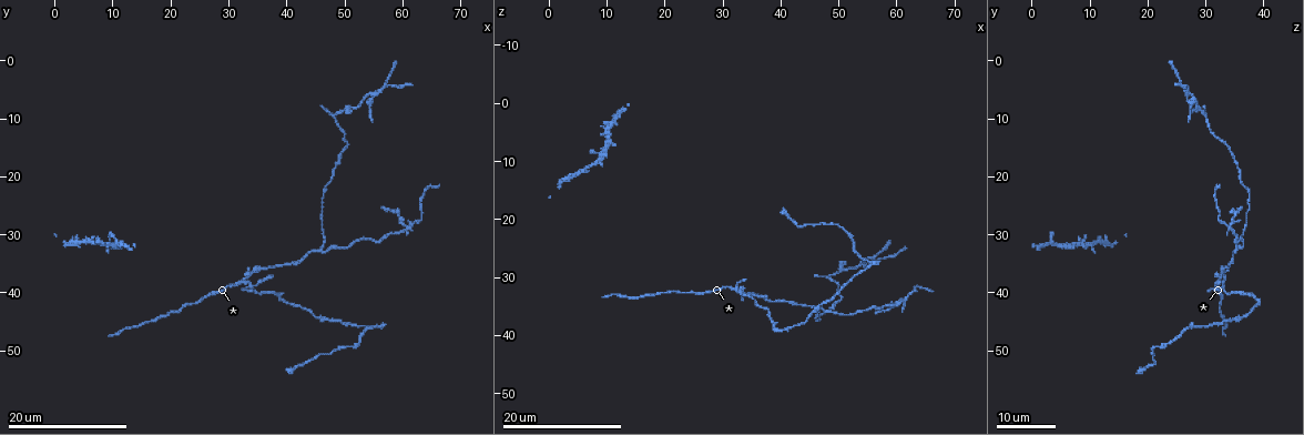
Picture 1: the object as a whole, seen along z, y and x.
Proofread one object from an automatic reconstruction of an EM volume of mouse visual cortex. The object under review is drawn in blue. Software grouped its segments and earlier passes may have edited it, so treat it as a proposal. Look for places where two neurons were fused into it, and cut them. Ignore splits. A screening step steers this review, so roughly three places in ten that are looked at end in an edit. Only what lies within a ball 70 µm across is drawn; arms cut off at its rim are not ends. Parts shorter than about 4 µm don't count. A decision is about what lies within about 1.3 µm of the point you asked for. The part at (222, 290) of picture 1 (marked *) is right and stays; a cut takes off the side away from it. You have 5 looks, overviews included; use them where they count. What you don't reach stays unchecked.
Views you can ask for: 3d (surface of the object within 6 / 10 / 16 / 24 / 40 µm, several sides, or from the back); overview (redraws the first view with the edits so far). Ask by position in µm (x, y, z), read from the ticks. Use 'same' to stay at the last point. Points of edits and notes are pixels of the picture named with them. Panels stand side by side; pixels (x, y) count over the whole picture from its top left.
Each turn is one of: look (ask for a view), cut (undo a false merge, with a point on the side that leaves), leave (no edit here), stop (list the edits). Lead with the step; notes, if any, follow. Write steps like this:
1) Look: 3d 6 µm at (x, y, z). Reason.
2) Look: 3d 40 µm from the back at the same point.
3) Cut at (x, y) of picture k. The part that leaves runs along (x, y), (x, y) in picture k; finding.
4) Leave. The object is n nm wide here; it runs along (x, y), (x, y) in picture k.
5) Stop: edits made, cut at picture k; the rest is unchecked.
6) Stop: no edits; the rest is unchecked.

Look: 3d 16 µm at (60.5, 28.5, 34.0). Looks like a crossing.

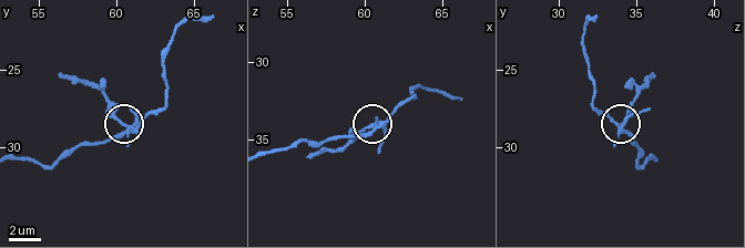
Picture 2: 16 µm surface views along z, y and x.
Look: 3d 10 µm at (60.8, 28.6, 34.0).

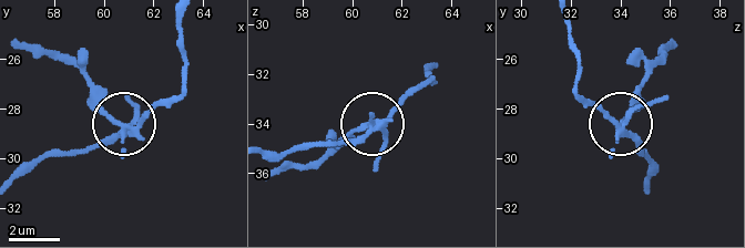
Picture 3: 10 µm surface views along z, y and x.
Look: 3d 6 µm at (60.6, 28.7, 34.1).

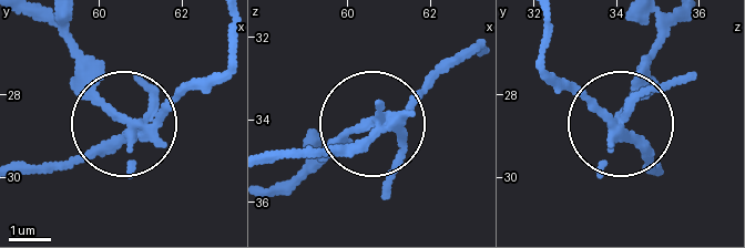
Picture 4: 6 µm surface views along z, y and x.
Leave. 5 arms meet here; one neuron here.

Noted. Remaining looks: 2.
Look: 3d 24 µm at (46.0, 33.0, 34.5). Branch point.

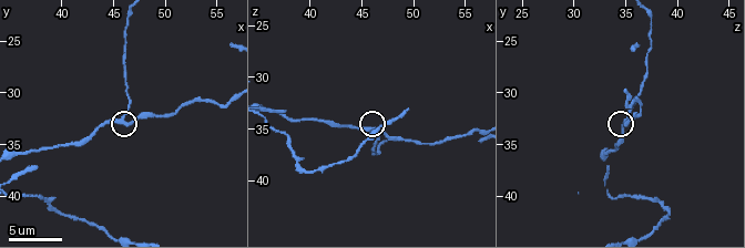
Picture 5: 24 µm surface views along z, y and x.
Look: 3d 10 µm at the same point. Closer look.

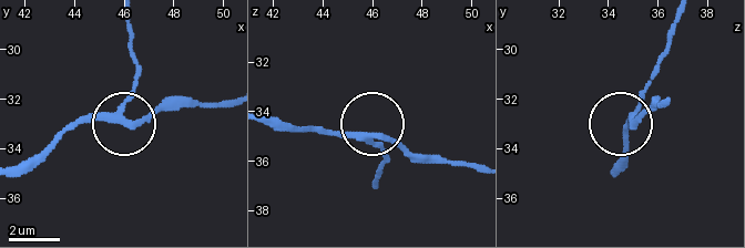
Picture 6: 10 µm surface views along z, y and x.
Leave. The side arm is 30 µm long; it runs along (18, 172), (74, 125), (144, 121), (174, 109) in picture 6; all the same neuron.

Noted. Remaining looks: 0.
Stop: no edits; the rest is unchecked.

